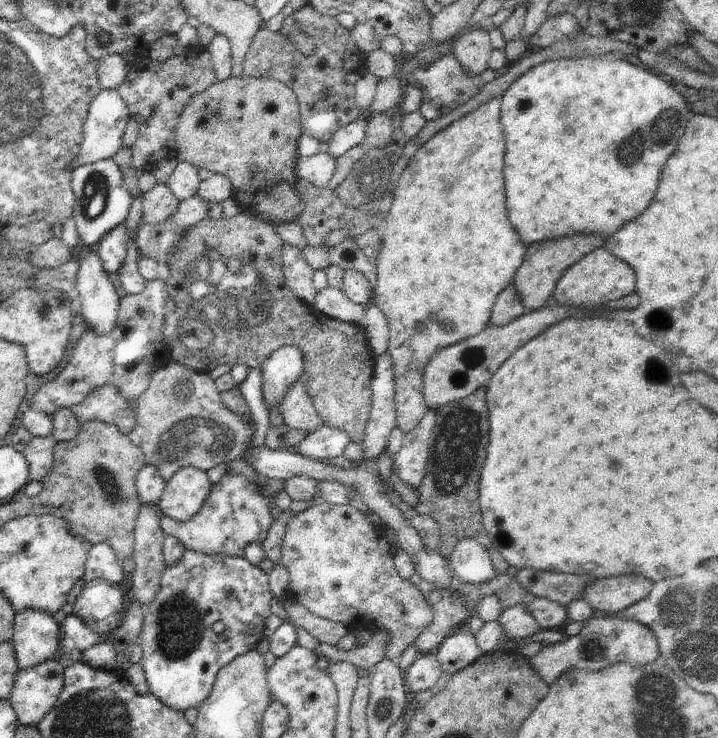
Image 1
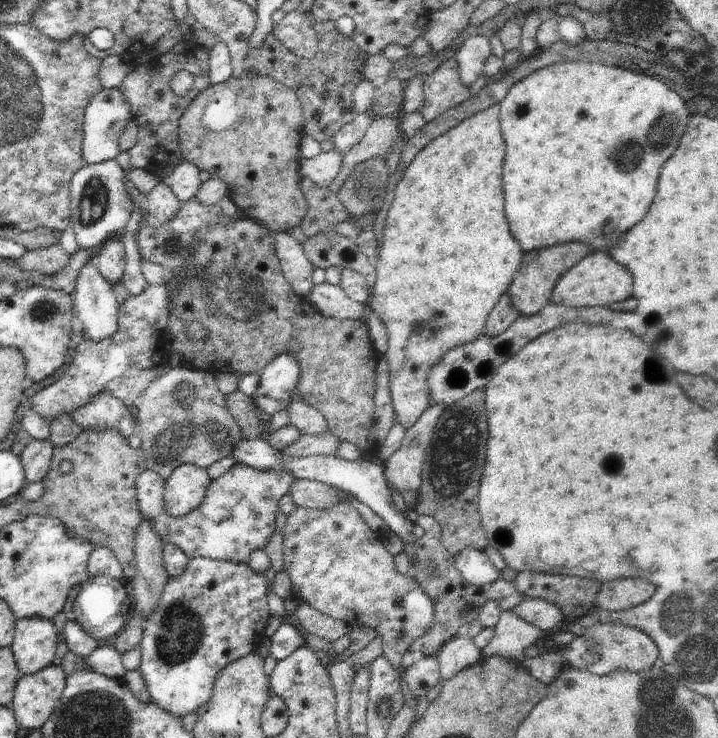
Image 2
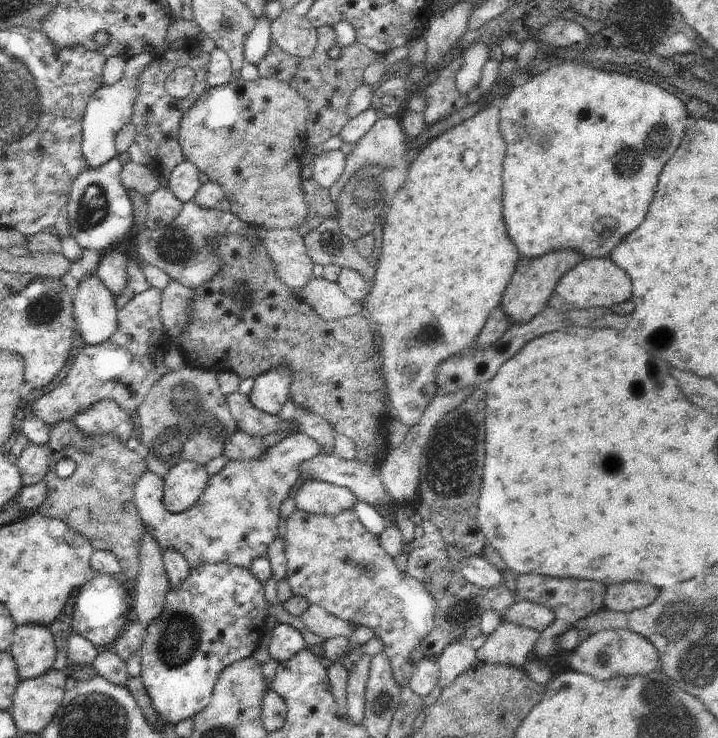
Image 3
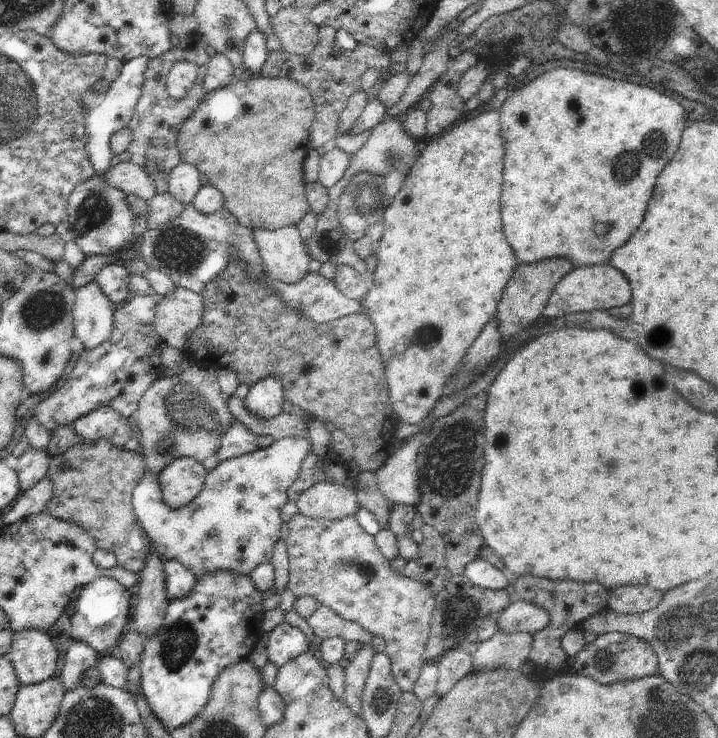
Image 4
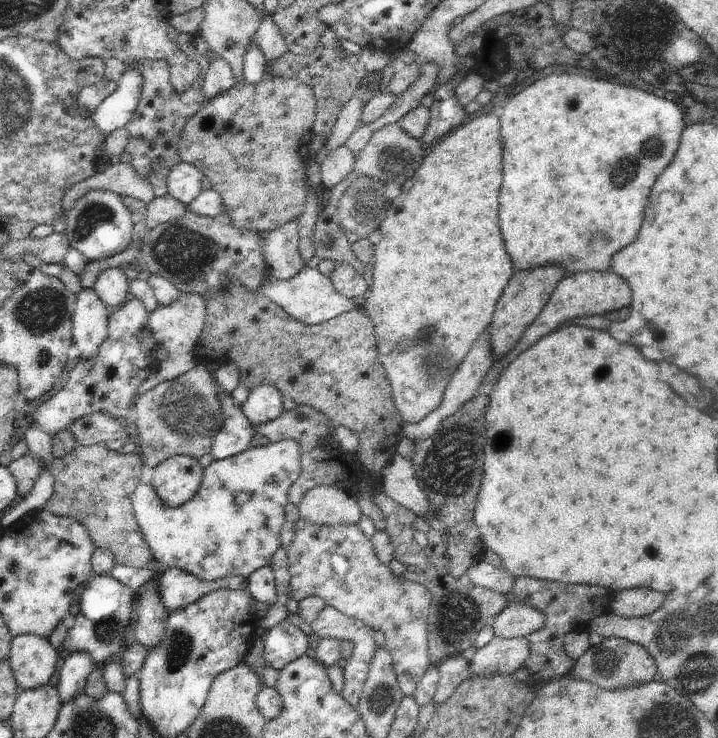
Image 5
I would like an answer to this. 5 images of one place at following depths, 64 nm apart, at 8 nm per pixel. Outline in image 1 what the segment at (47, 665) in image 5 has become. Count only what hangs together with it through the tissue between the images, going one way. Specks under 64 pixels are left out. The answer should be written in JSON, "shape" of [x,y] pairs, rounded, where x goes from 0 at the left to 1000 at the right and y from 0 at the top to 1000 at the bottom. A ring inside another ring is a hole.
{"shape":[[[38,827],[22,832],[18,860],[14,869],[21,878],[26,908],[53,902],[67,893],[75,892],[86,862],[86,848],[78,844],[75,836],[65,829]]]}

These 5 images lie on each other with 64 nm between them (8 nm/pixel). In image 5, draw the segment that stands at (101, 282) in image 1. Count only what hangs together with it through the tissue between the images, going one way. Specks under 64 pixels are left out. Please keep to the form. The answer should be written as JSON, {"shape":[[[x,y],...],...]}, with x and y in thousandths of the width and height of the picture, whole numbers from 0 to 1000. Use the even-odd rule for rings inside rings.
{"shape":[[[131,390],[114,392],[102,421],[100,465],[111,474],[110,485],[121,488],[136,477],[150,458],[155,419],[134,401]]]}

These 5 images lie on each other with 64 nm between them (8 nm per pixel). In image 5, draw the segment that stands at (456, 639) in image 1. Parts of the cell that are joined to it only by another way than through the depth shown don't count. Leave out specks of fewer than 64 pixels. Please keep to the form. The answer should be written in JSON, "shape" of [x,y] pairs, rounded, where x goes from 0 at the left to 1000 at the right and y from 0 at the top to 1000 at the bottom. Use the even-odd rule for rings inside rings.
{"shape":[[[642,885],[616,894],[610,904],[609,936],[602,949],[606,961],[613,959],[632,940],[635,932],[653,919],[653,897],[646,894]]]}

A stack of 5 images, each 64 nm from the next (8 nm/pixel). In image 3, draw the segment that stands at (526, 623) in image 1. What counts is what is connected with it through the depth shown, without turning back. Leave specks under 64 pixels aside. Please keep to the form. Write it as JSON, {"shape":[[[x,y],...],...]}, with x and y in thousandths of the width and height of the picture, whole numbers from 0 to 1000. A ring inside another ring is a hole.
{"shape":[[[701,836],[677,873],[664,882],[667,900],[708,900],[728,905],[735,897],[735,886],[742,882],[752,856],[733,851]]]}

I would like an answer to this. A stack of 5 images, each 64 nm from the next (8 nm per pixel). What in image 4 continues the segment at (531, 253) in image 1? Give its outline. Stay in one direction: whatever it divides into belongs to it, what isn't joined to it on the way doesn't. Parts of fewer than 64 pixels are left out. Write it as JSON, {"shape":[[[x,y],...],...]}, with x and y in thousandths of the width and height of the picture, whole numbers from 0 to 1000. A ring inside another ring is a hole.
{"shape":[[[780,347],[760,350],[760,352],[752,352],[752,355],[744,355],[744,358],[724,358],[720,360],[692,417],[691,431],[694,431],[696,455],[699,455],[698,467],[716,461],[721,453],[727,453],[733,444],[738,444],[759,424],[763,407],[774,385],[798,364],[799,358],[791,350],[780,350]]]}

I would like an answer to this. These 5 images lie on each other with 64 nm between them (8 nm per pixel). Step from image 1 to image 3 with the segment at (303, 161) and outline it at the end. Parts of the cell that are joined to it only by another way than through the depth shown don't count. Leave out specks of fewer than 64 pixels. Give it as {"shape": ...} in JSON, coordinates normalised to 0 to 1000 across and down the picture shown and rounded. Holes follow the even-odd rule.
{"shape":[[[475,202],[453,205],[439,211],[433,222],[435,243],[440,244],[448,255],[458,257],[476,238],[482,228],[482,211],[483,209]]]}

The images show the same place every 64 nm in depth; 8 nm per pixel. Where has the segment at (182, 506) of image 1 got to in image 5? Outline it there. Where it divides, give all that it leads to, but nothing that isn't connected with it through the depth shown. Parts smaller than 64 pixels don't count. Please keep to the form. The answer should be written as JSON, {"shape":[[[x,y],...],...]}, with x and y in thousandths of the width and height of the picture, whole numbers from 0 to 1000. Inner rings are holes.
{"shape":[[[242,617],[214,634],[212,659],[235,687],[259,683],[276,667],[284,636],[274,621]]]}

